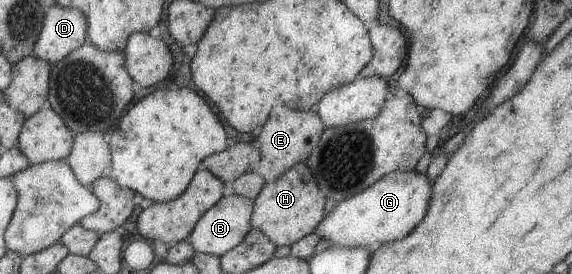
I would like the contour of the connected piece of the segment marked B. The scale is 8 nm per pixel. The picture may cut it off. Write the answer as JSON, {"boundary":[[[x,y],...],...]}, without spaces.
{"boundary":[[[238,195],[223,196],[197,220],[193,231],[185,241],[194,252],[221,257],[225,252],[238,246],[249,232],[252,209],[253,201],[249,198]]]}

